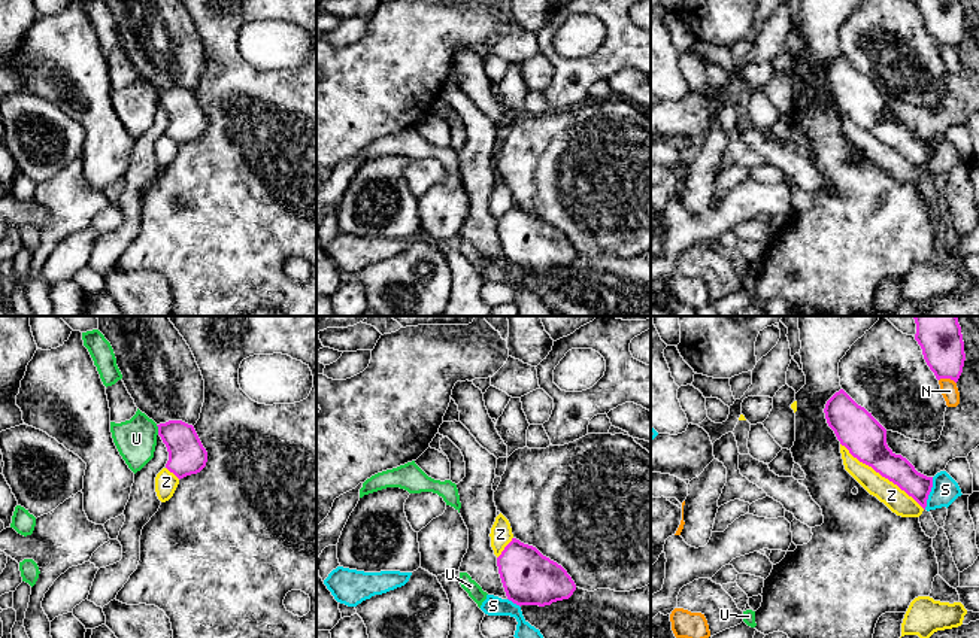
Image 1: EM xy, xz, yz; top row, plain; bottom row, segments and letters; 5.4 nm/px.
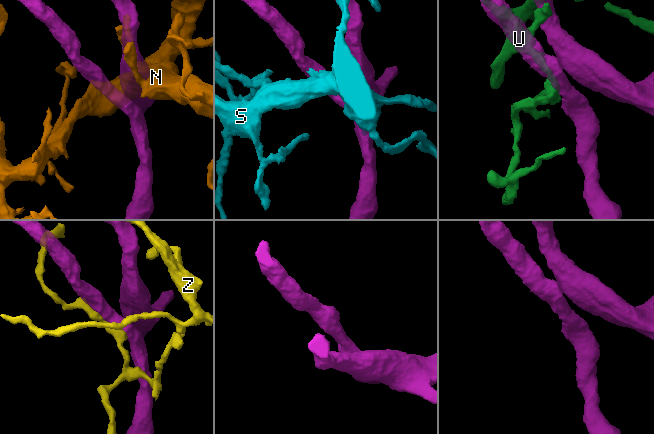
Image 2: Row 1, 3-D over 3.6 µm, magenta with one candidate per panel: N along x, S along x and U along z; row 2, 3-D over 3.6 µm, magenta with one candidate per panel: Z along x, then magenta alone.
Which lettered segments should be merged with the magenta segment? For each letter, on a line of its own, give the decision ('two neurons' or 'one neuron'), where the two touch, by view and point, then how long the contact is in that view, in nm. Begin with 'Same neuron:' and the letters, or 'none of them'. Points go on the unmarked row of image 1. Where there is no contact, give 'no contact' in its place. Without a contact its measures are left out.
Same neuron: none of them
N: two neurons | yz (948, 43) | 100 nm
S: two neurons | yz (929, 160) | 180 nm
U: two neurons | xy (158, 96) | 60 nm
Z: two neurons | yz (882, 142) | 600 nm

